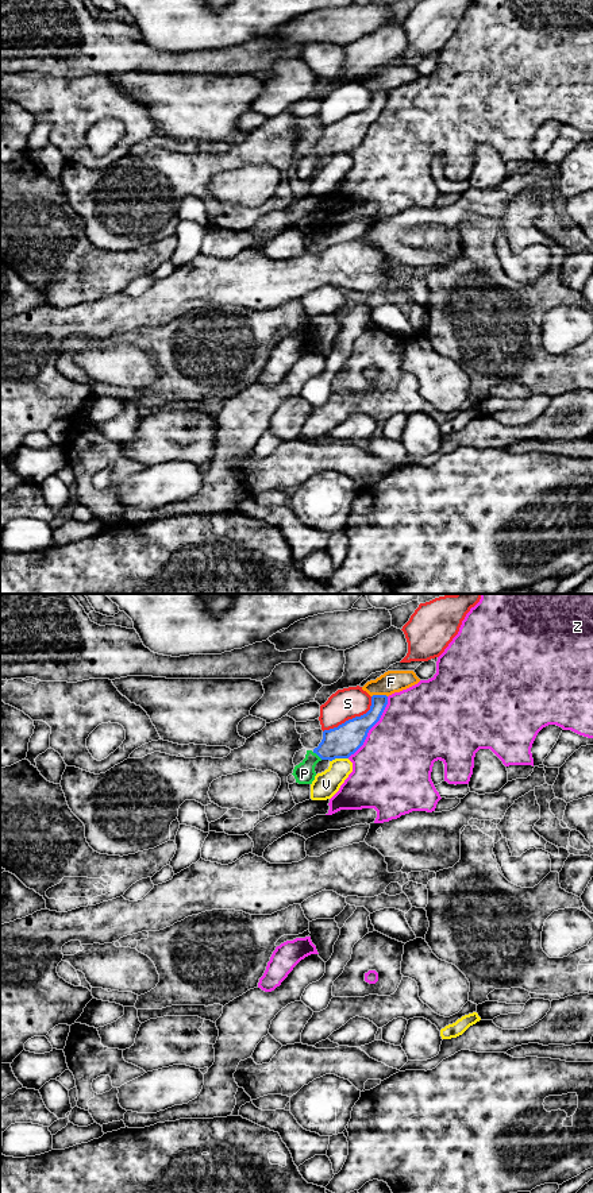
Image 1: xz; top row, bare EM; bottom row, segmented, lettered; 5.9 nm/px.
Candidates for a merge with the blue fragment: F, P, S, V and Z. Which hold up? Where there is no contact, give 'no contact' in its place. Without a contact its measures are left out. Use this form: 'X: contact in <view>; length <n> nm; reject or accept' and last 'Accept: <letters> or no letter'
F: contact in xz; length 100 nm; reject
P: contact in xz; length 80 nm; accept
S: contact in xz; length 360 nm; reject
V: contact in xz; length 110 nm; reject
Z: contact in xz; length 440 nm; reject
Accept: P

